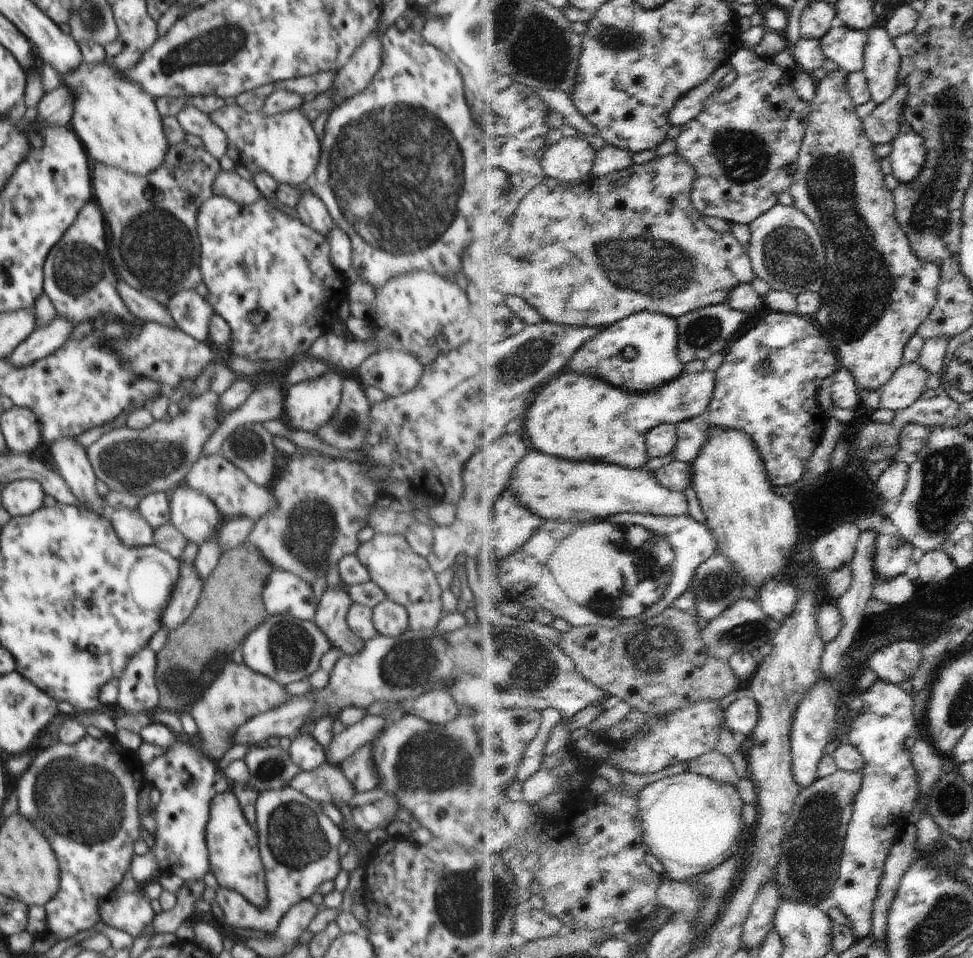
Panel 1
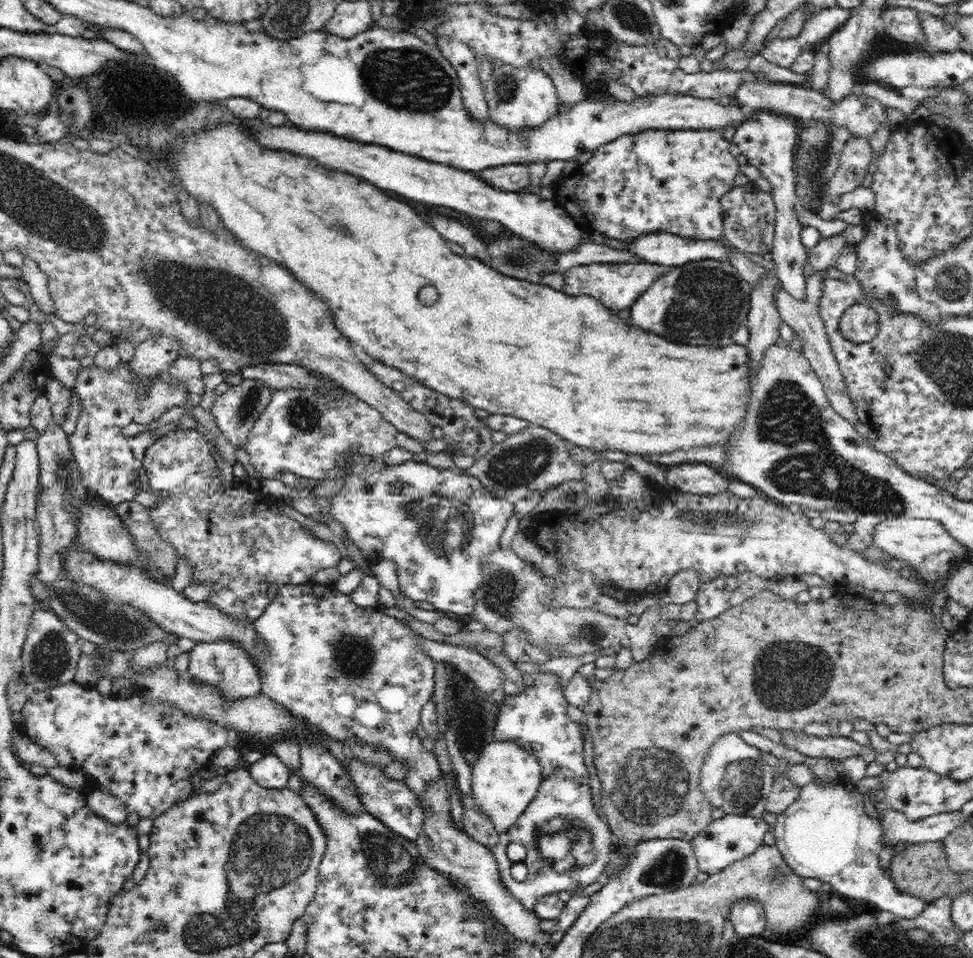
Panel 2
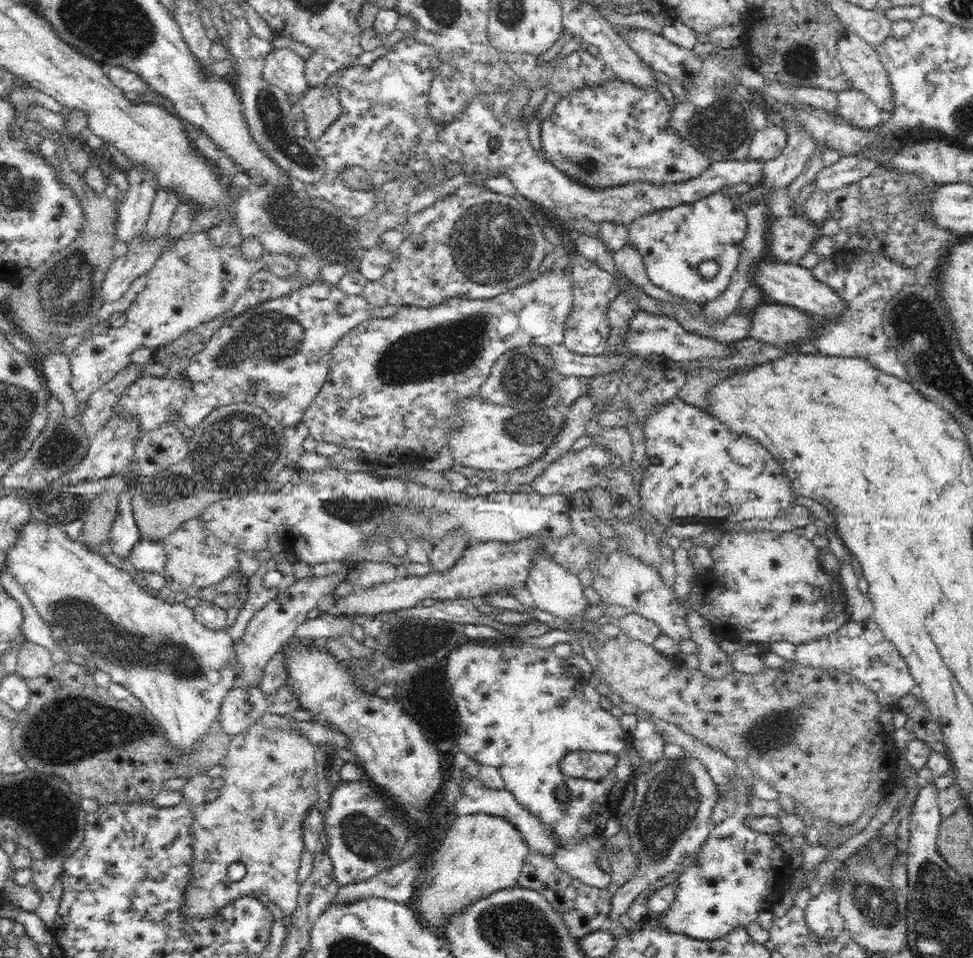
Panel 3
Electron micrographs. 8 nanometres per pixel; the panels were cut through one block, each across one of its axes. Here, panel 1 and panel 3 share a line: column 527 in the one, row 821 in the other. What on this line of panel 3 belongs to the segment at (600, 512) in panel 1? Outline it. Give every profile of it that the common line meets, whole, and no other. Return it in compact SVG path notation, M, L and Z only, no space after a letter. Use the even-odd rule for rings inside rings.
M460 815L441 841L431 868L417 885L408 905L410 912L420 918L432 934L440 934L448 942L446 932L454 918L495 892L519 884L521 868L529 849L512 824L503 818L488 815Z

